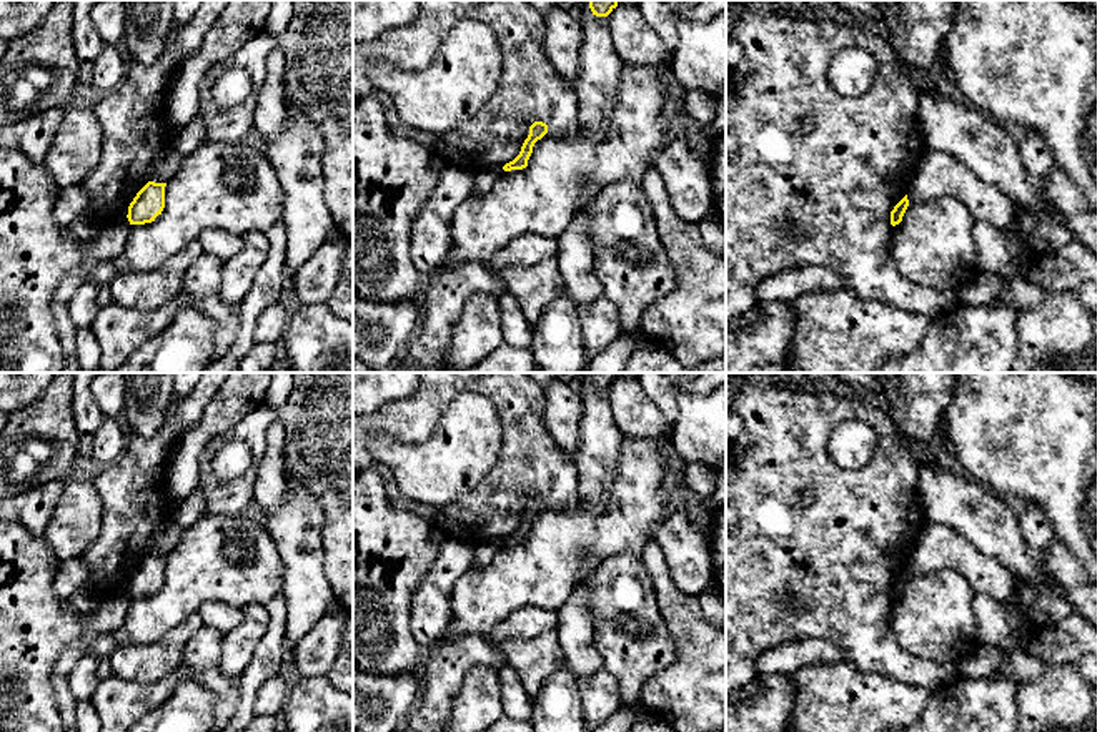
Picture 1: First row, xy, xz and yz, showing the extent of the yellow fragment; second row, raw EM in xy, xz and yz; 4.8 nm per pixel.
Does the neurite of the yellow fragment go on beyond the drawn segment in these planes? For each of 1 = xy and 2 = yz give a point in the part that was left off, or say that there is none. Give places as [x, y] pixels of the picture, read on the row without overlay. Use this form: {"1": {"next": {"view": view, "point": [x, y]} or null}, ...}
{"1": {"next": null}, "2": {"next": null}}

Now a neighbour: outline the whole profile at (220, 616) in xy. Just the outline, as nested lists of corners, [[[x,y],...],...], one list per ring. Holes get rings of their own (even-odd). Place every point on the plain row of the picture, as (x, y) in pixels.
[[[216,601],[205,602],[198,609],[196,616],[201,619],[205,627],[216,629],[221,634],[226,634],[231,629],[238,627],[243,621],[241,609]]]

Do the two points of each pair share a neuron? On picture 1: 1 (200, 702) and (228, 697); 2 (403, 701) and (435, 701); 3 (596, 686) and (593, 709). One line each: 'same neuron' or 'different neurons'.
1: different neurons
2: different neurons
3: same neuron

